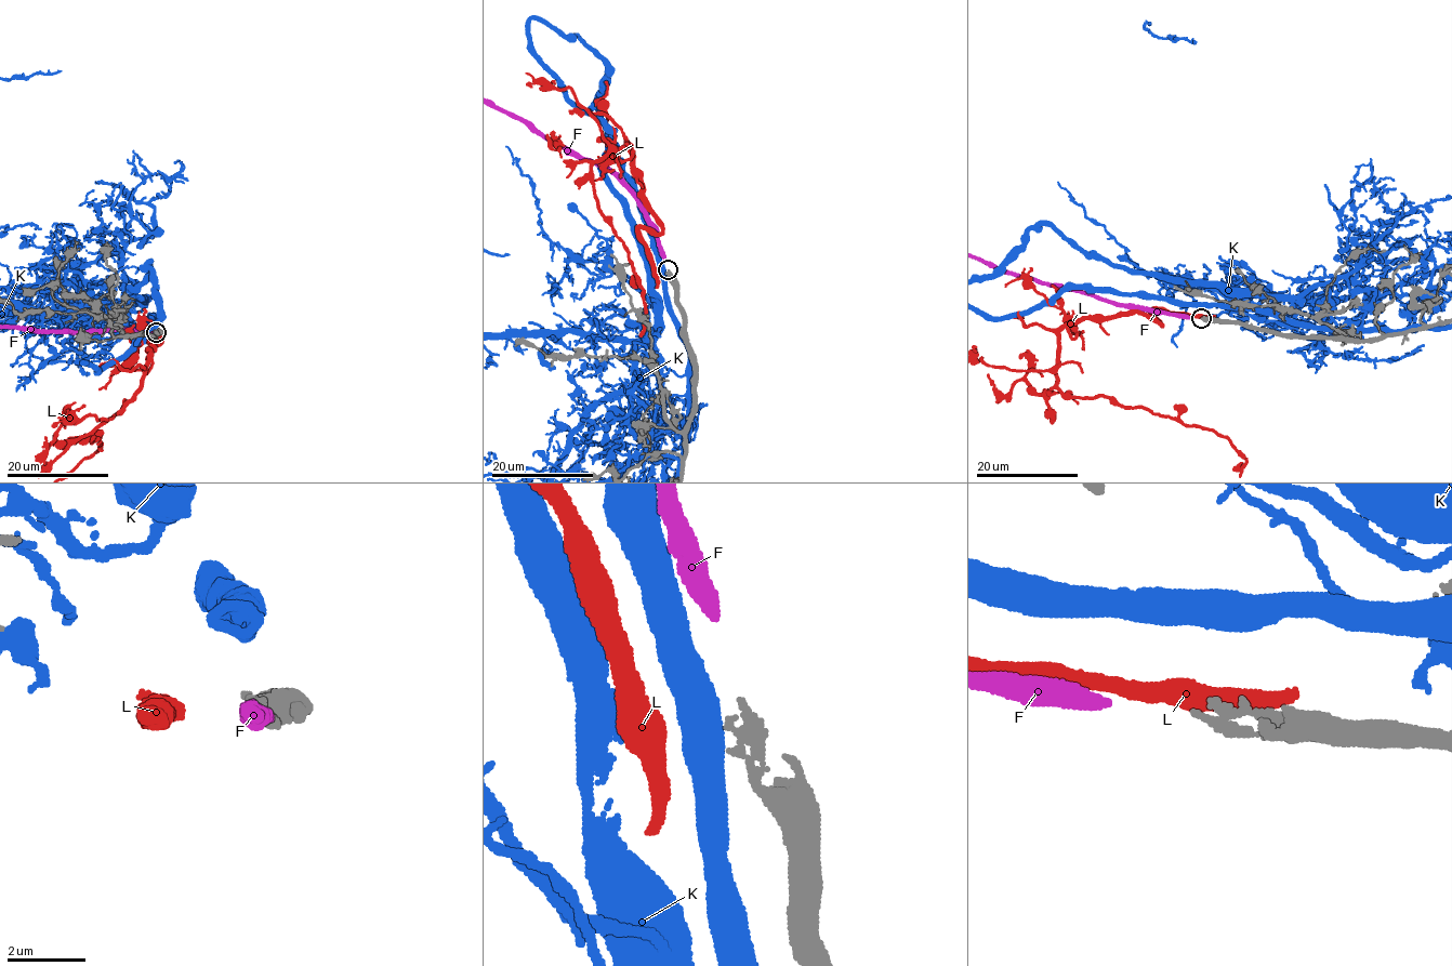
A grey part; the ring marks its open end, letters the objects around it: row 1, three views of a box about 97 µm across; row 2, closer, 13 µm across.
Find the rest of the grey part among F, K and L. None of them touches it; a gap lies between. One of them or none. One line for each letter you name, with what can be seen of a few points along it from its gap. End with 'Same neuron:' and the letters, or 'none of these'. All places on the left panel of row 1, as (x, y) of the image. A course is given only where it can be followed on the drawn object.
Same neuron: F

